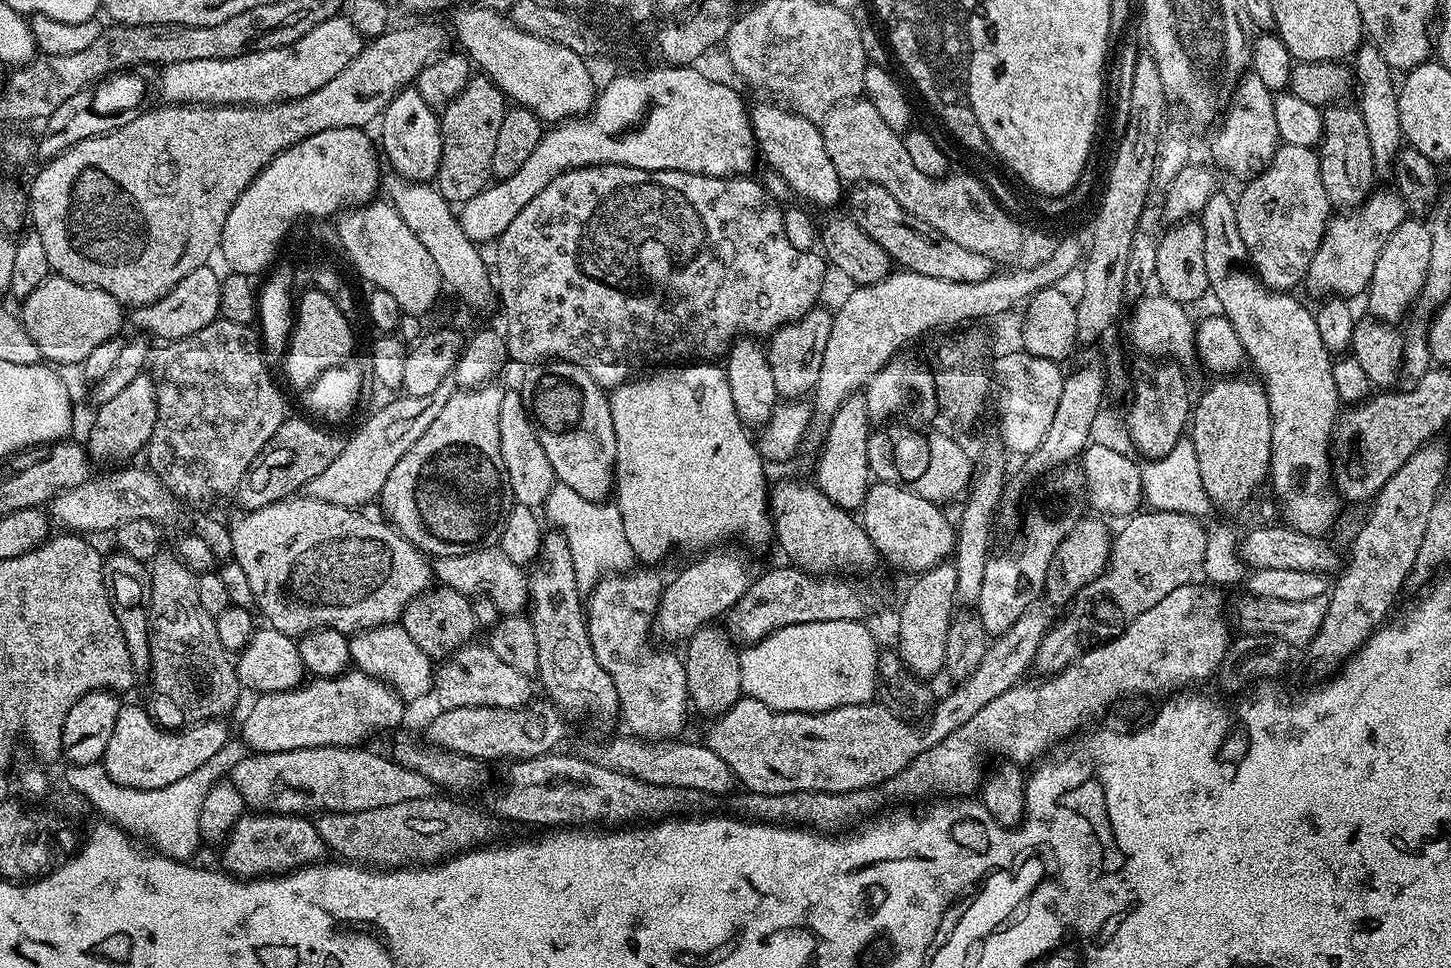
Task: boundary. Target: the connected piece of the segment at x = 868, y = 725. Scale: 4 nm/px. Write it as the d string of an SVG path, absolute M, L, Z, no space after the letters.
M1038 608L1024 612L1022 618L1002 635L995 637L988 645L982 662L974 674L963 683L957 683L953 692L948 692L935 701L930 715L915 728L915 723L900 716L895 716L880 702L838 706L825 712L783 712L766 706L754 698L744 696L734 706L730 706L722 715L715 717L708 728L706 743L726 766L730 766L733 777L744 783L743 787L750 792L762 794L786 794L787 792L853 792L863 788L873 788L897 776L918 754L942 742L958 726L965 725L974 718L987 702L992 702L1000 694L1021 681L1021 676L1033 663L1034 656L1048 631L1050 619Z

